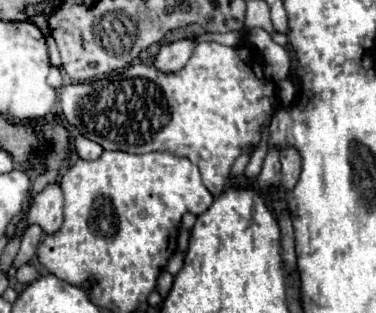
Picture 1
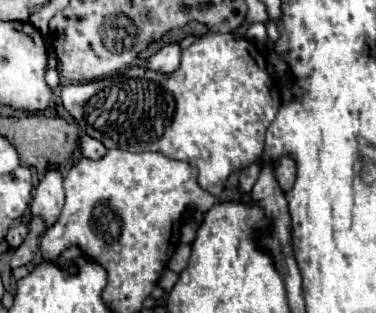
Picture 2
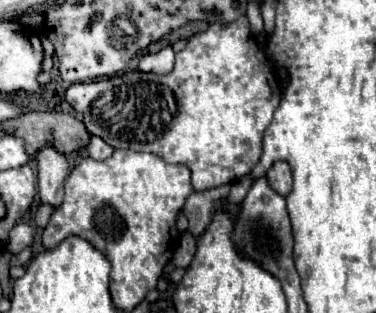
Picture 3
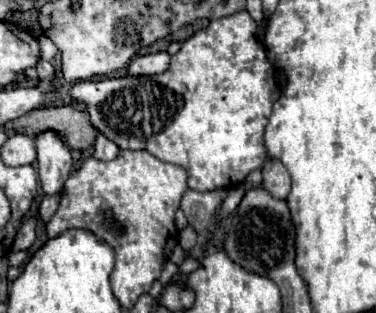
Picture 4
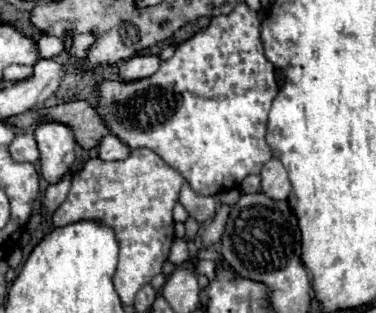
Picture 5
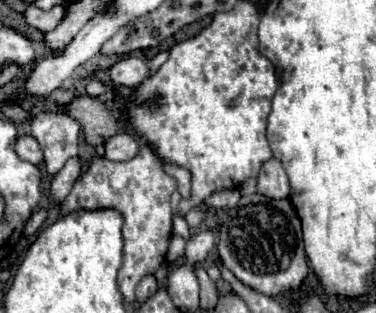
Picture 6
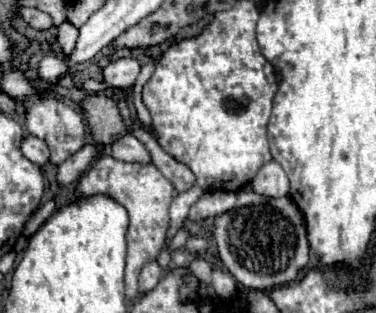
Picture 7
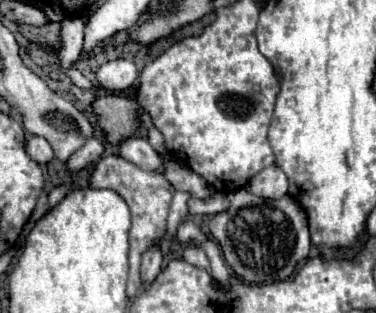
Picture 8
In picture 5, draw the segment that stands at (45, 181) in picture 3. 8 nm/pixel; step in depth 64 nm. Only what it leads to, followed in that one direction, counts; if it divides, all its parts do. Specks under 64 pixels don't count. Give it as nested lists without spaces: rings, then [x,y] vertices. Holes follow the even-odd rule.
[[[40,122],[34,126],[40,148],[40,170],[48,184],[58,182],[76,158],[74,130],[62,122]]]

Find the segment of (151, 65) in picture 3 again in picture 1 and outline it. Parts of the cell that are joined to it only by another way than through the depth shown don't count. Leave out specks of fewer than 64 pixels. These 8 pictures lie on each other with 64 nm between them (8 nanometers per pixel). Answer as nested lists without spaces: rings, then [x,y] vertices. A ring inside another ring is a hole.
[[[178,40],[178,42],[166,44],[160,48],[158,56],[154,58],[154,66],[162,72],[178,72],[188,62],[188,56],[192,54],[194,46],[196,44],[192,40]]]

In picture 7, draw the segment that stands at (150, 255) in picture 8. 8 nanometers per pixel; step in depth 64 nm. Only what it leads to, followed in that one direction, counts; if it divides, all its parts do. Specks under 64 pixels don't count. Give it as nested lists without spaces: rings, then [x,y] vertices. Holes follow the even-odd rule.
[[[148,260],[144,264],[142,272],[140,272],[140,292],[152,290],[158,284],[160,276],[162,276],[162,268],[158,266],[158,262],[156,260]]]

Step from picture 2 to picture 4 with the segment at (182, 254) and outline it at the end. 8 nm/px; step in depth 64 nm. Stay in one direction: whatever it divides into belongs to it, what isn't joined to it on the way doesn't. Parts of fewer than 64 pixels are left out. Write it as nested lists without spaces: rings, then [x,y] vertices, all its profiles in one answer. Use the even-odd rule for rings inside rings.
[[[188,224],[182,232],[180,232],[180,246],[186,250],[186,252],[190,252],[190,248],[194,248],[196,246],[196,230]]]

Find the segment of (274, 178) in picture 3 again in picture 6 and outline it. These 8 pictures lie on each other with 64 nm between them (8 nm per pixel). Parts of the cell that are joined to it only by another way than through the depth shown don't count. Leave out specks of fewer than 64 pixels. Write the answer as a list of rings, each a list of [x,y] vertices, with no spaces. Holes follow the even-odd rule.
[[[272,158],[268,160],[260,174],[258,174],[258,184],[256,184],[256,190],[262,194],[262,196],[268,196],[268,198],[288,198],[290,196],[290,184],[288,184],[288,176],[280,164],[280,160]]]

